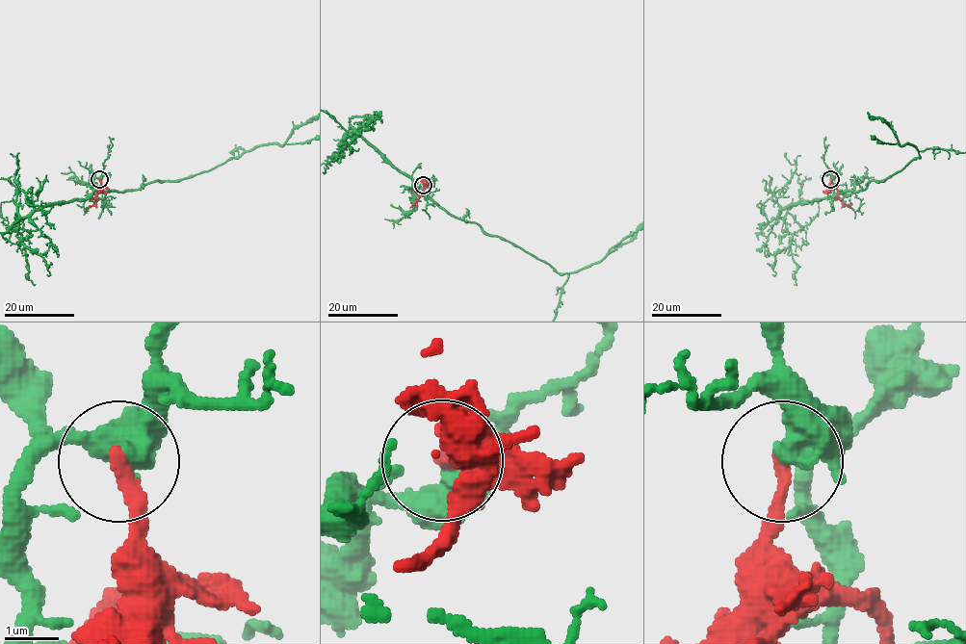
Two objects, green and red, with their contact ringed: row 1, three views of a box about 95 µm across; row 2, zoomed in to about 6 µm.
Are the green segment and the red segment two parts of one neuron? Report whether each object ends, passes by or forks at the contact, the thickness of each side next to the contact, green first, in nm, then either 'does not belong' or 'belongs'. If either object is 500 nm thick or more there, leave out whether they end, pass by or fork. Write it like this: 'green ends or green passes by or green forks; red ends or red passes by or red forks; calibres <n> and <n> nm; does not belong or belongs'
green passes by; red ends; calibres 400 and 280 nm; does not belong

